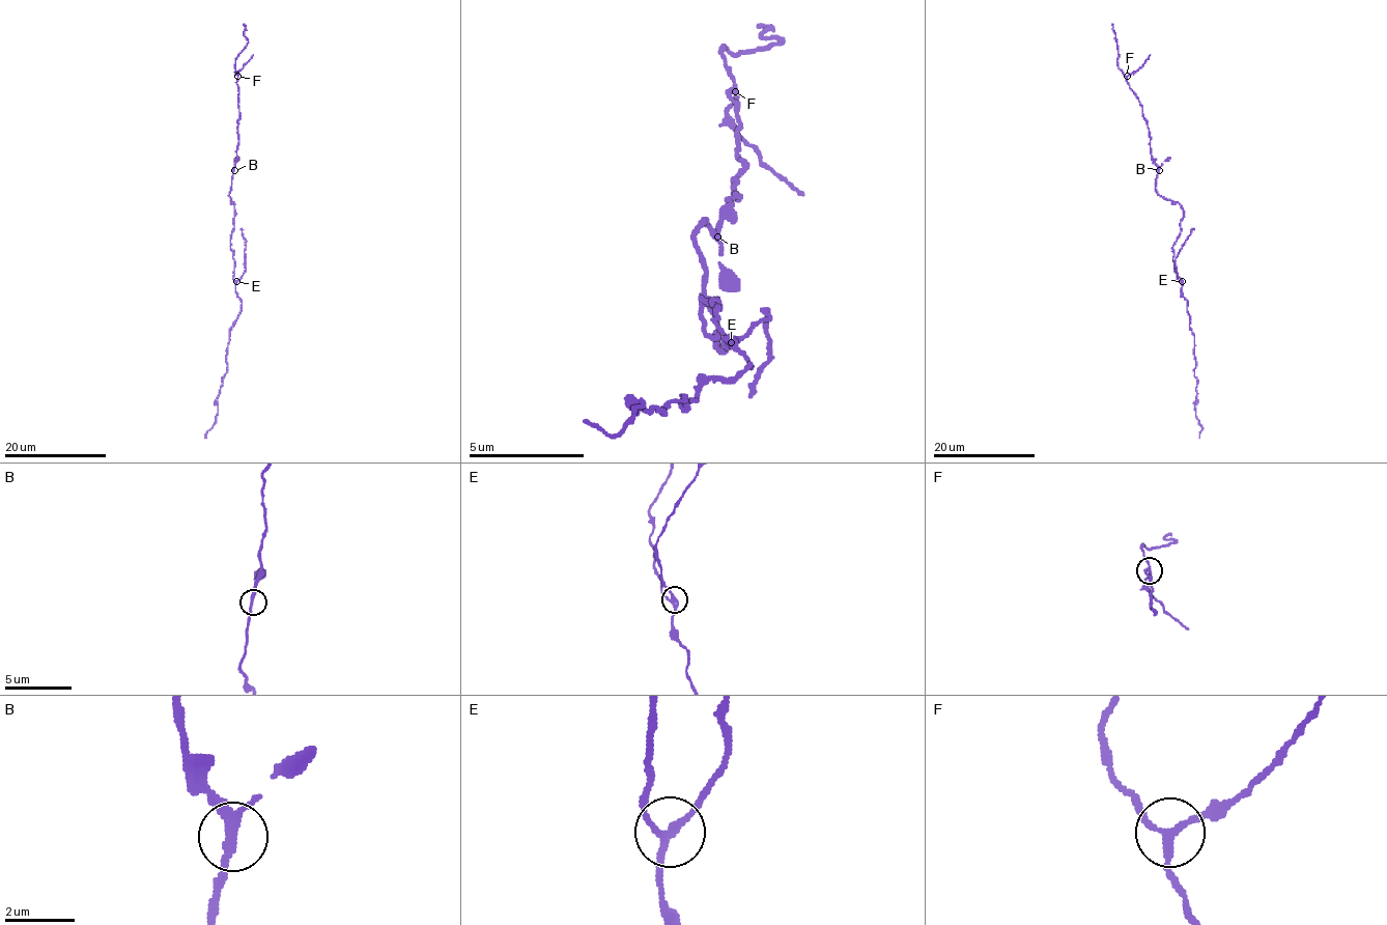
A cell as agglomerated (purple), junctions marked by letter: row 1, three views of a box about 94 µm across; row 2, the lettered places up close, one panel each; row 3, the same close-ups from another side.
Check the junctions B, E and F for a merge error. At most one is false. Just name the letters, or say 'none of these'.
none of these

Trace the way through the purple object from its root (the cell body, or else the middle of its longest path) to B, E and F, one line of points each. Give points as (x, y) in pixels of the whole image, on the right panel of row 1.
B: (1181, 223), (1182, 206), (1164, 199), (1155, 188), (1159, 170)
E: (1181, 223), (1179, 237), (1172, 246), (1172, 258), (1173, 272), (1182, 282)
F: (1181, 223), (1182, 206), (1164, 199), (1155, 188), (1158, 167), (1151, 155), (1148, 120), (1127, 76)

